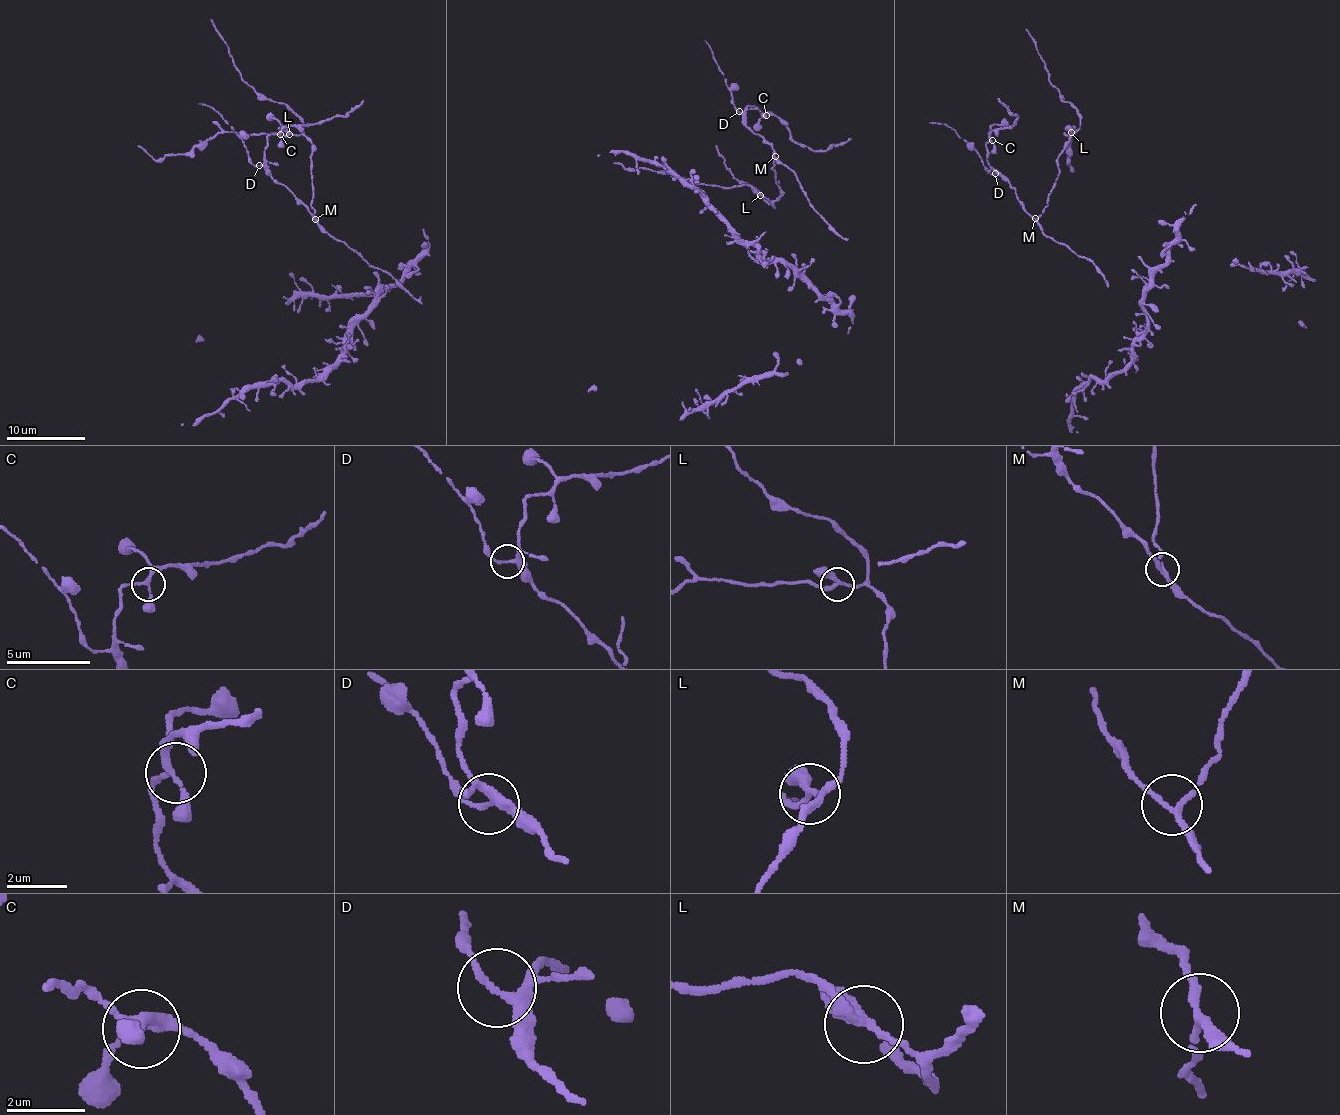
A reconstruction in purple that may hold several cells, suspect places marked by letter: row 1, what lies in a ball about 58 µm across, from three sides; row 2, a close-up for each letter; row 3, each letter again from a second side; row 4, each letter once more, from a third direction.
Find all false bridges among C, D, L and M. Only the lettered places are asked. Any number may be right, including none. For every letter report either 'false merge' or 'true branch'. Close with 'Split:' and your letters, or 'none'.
C: true branch
D: true branch
L: false merge
M: true branch
Split: L

